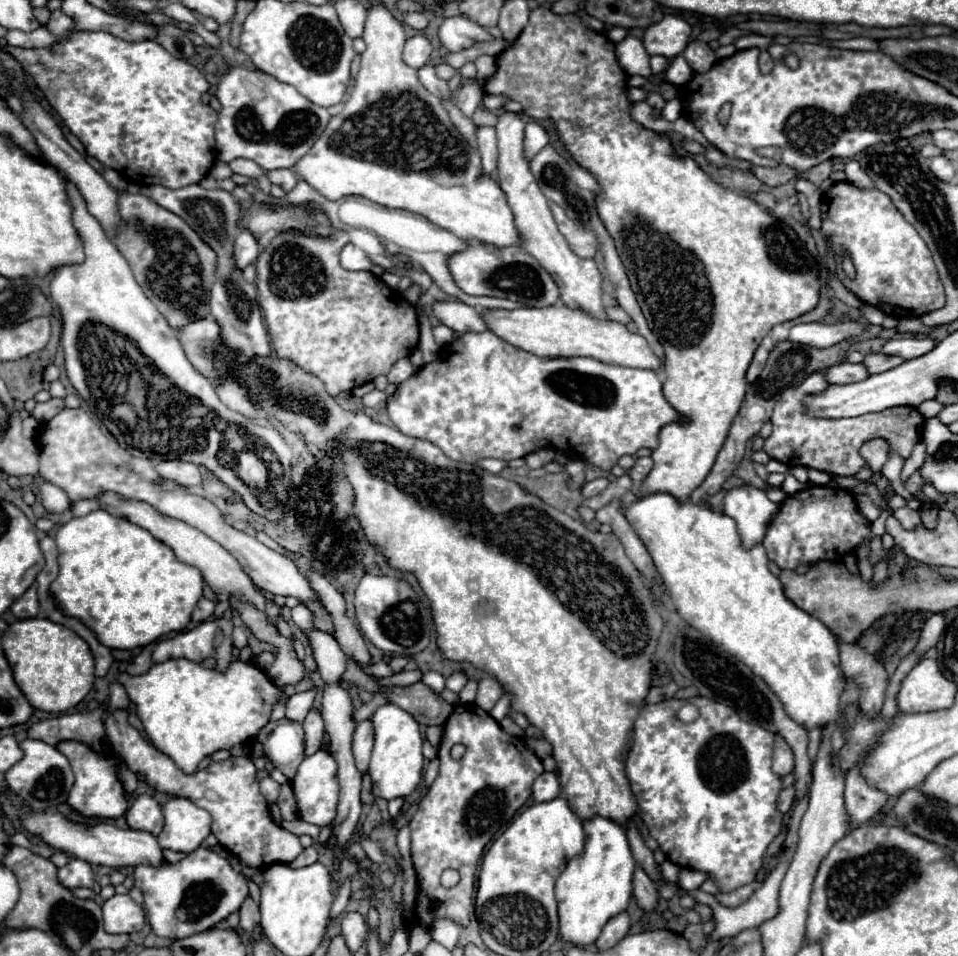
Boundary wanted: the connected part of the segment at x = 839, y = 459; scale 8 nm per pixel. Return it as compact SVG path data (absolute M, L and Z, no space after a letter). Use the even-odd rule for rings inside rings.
M821 371L811 373L803 385L799 387L789 387L781 393L773 415L771 415L771 425L773 425L773 433L769 435L769 439L765 439L765 451L769 453L769 457L795 467L813 467L819 471L831 471L835 475L853 475L857 473L865 461L859 455L859 447L873 439L873 437L883 437L891 451L899 453L903 459L907 459L911 455L913 445L919 441L921 437L921 427L923 427L923 417L919 415L917 409L913 407L891 407L885 409L883 413L865 413L859 417L851 417L851 419L813 419L807 417L805 409L803 409L803 395L807 393L819 393L827 387L827 381L823 377Z

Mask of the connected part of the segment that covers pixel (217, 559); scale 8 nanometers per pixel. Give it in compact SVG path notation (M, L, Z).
M103 493L103 497L99 497L99 501L105 511L119 515L119 517L127 517L129 521L137 523L139 527L147 529L153 537L157 537L159 541L169 545L175 551L175 555L179 557L179 561L197 567L203 573L203 579L209 583L209 587L219 597L219 601L225 601L229 595L233 595L233 597L249 601L257 609L265 611L267 599L253 587L251 577L247 577L247 573L243 573L243 569L235 561L235 557L231 557L231 553L227 553L219 543L215 543L211 537L207 537L199 529L195 529L183 521L171 521L169 517L159 517L159 513L155 513L155 509L151 509L151 505L141 503L141 501L123 501L123 497L115 497L115 493Z

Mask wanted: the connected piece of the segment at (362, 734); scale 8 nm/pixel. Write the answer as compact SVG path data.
M365 719L357 723L357 729L353 733L353 755L355 755L355 765L361 773L367 773L371 749L373 749L373 723L371 719Z

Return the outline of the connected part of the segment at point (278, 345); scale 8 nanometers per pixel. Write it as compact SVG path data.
M295 231L279 233L255 263L257 301L265 313L275 355L315 375L333 397L365 385L379 375L387 375L393 363L409 357L419 341L417 311L399 291L389 289L369 271L347 271L339 265L339 253L347 243L347 231L335 231L333 237L303 237Z

